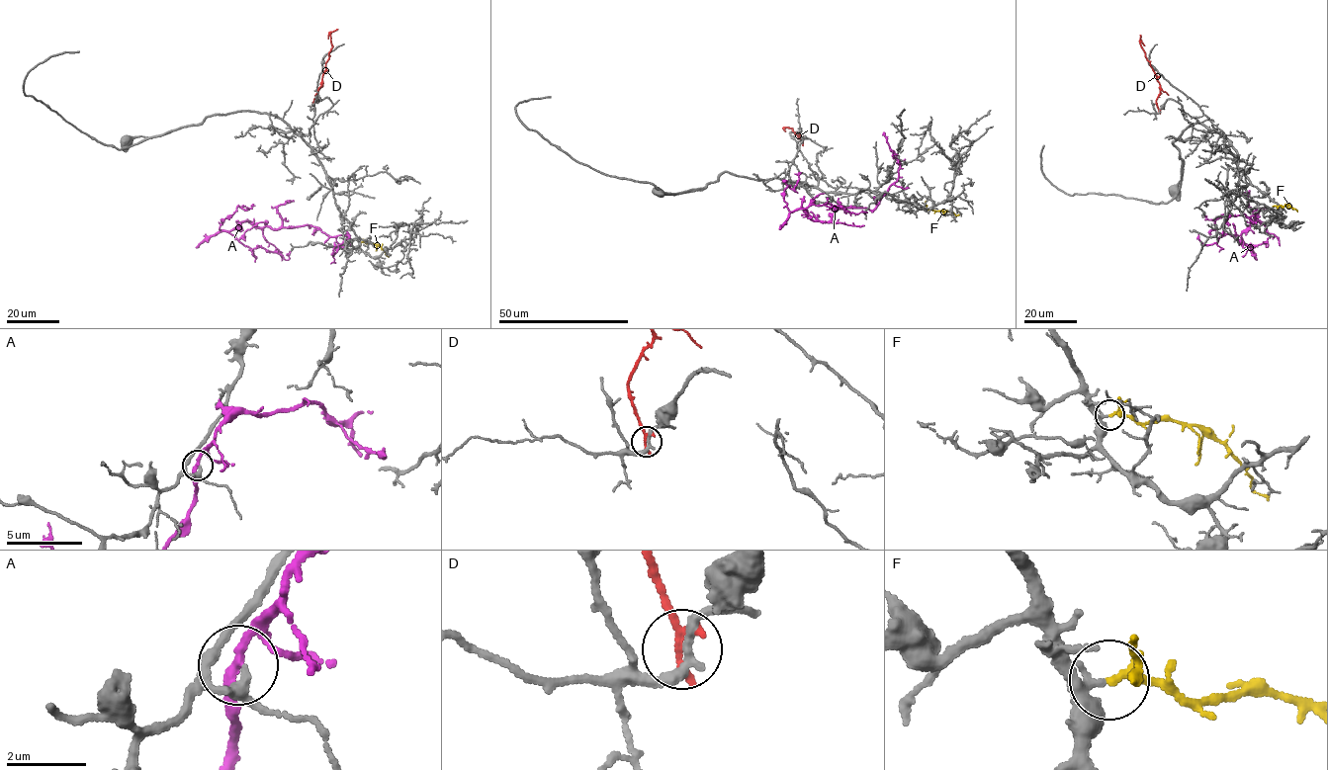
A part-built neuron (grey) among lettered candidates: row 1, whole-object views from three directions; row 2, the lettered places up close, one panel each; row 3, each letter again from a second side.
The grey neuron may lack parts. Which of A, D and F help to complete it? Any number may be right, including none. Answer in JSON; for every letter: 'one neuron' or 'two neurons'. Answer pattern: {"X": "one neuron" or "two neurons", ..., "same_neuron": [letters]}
{"A": "two neurons", "D": "two neurons", "F": "one neuron", "same_neuron": ["F"]}

